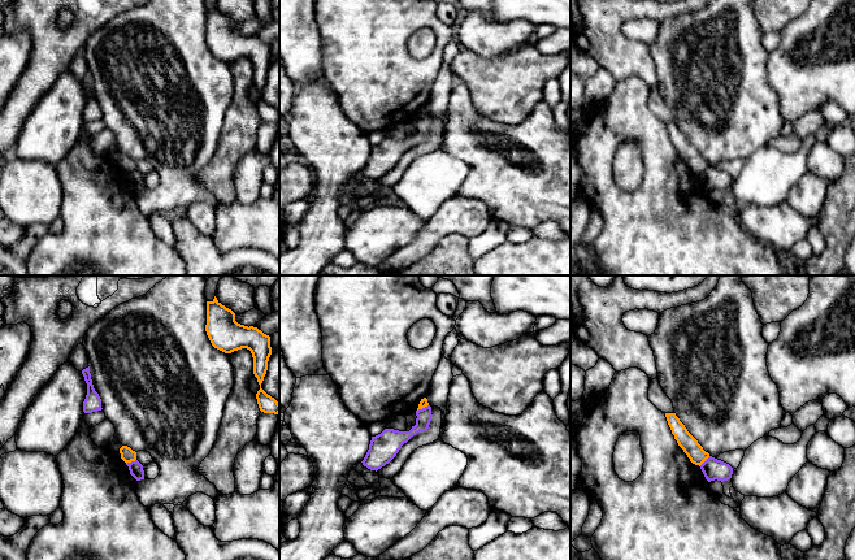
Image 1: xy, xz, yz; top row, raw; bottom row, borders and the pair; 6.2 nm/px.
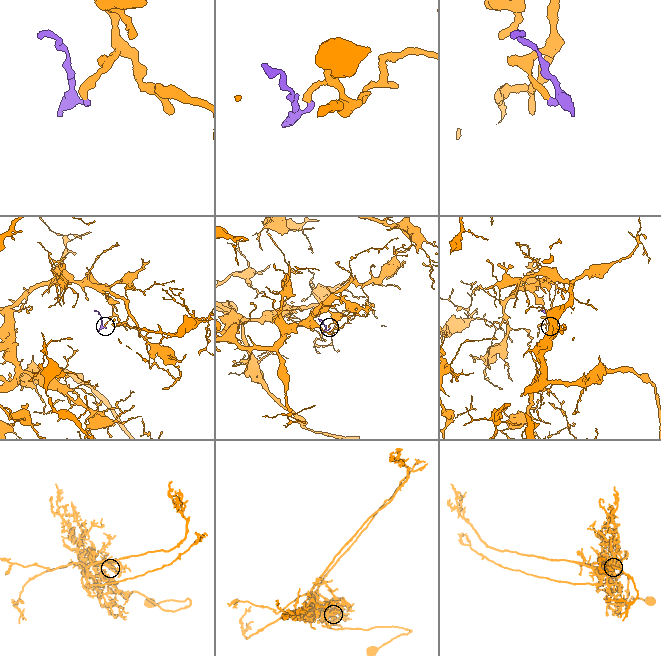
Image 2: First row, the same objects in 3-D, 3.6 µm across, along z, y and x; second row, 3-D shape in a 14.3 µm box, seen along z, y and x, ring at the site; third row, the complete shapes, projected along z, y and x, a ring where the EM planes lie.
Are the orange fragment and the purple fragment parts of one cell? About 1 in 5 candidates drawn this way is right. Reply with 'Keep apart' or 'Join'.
Keep apart

